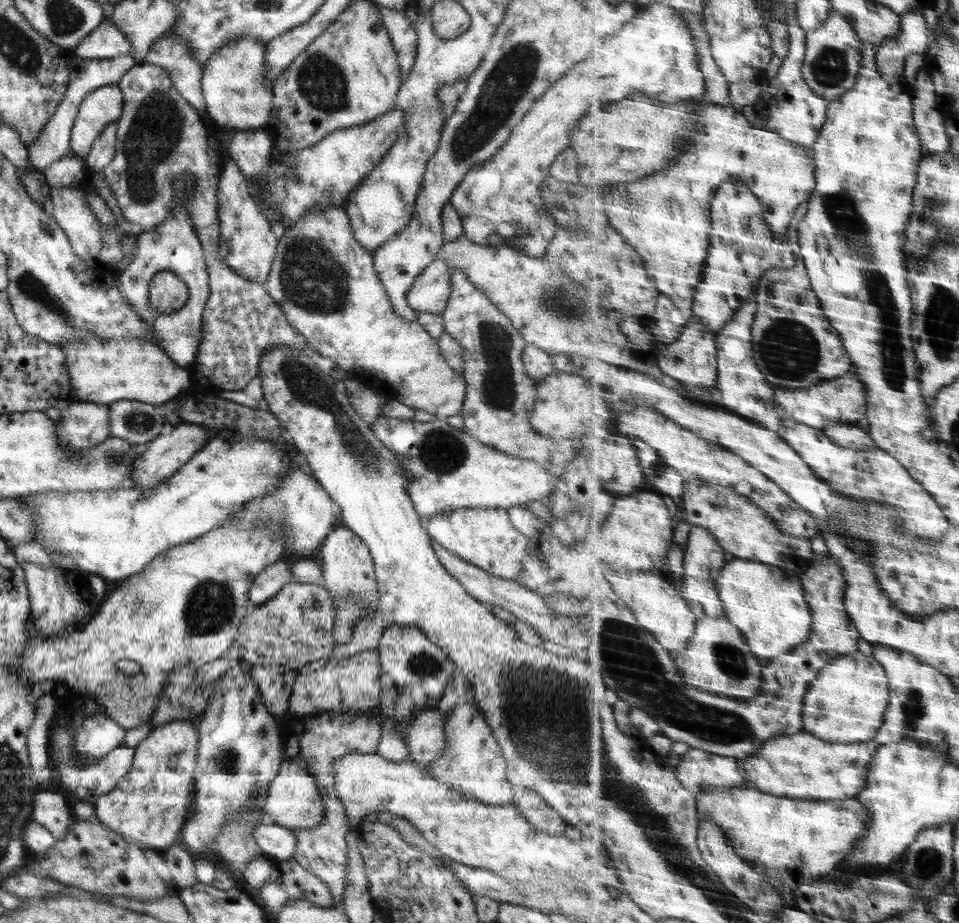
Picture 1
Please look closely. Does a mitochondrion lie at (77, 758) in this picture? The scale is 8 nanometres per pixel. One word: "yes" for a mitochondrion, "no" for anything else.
no

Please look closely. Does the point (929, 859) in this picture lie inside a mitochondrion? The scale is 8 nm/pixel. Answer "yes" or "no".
yes

